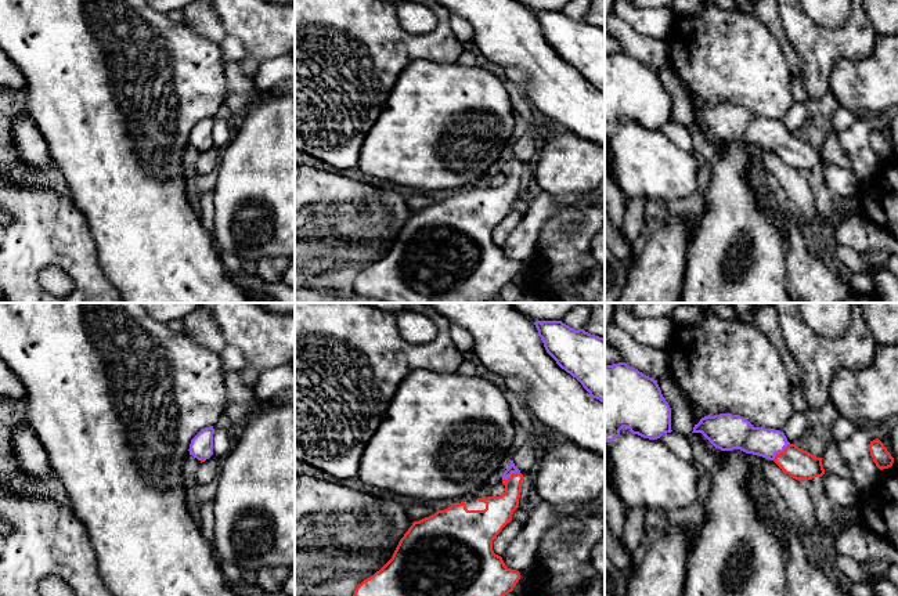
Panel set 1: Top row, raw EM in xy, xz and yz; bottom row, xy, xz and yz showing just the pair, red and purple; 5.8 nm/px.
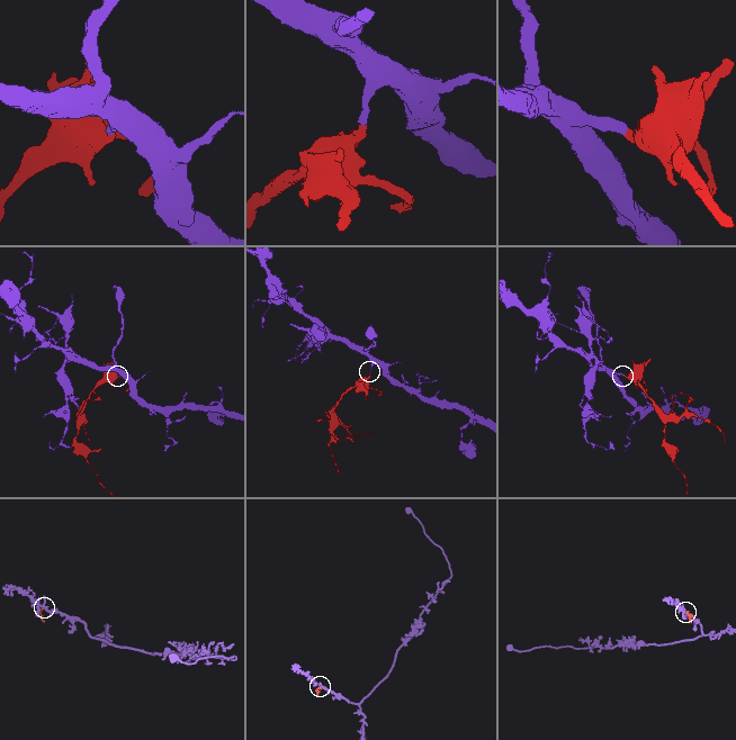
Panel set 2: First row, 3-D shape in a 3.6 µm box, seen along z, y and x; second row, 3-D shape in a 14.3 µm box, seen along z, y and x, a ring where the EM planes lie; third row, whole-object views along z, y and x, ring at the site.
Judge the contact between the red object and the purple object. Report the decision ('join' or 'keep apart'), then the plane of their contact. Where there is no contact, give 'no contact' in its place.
join; contact in yz

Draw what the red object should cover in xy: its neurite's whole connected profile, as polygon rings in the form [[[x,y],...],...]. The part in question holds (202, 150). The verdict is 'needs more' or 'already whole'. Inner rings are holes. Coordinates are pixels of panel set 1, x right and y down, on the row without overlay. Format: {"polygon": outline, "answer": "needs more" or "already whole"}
{"polygon": [[[213,116],[202,119],[190,134],[190,145],[196,148],[201,153],[213,145]]], "answer": "needs more"}

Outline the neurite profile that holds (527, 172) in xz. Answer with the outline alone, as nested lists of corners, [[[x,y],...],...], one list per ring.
[[[534,160],[527,162],[526,165],[523,165],[519,196],[523,198],[523,199],[527,199],[527,201],[530,199],[530,196],[529,196],[530,181],[534,180],[533,178],[534,166],[535,166]]]

